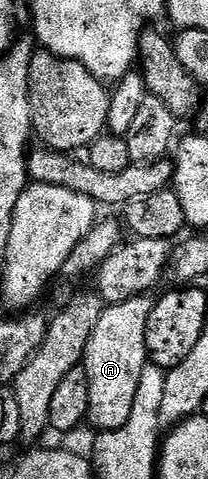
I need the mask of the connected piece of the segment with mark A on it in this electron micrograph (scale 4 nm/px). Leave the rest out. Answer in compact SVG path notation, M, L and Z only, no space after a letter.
M142 295L102 308L99 323L95 323L95 331L91 331L83 364L89 388L87 421L90 426L94 425L94 430L118 429L123 427L123 423L127 423L127 419L131 419L135 391L139 391L139 379L148 360L145 328L153 303L152 296Z

